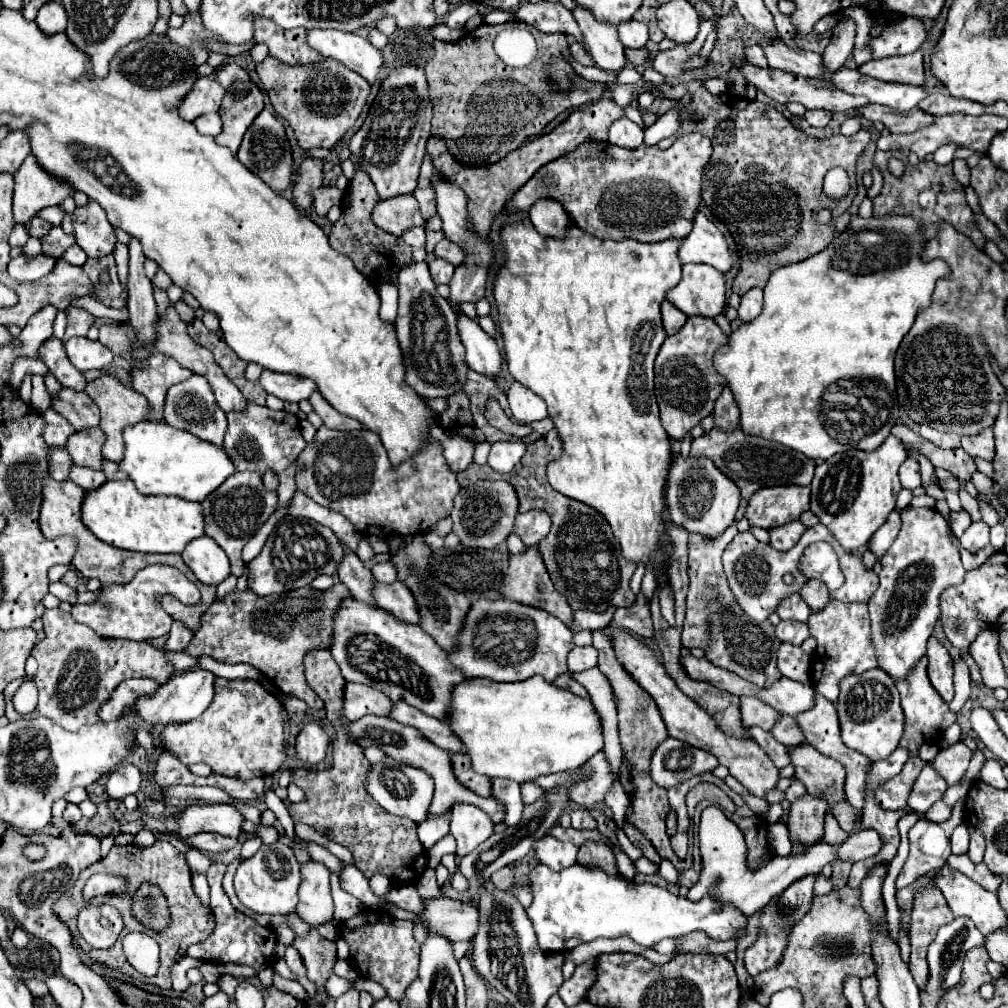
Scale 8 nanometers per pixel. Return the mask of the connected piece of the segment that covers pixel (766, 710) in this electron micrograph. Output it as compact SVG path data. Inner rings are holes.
M742 697L742 719L744 719L744 727L752 727L752 725L758 725L762 727L764 731L770 731L778 719L780 719L780 711L772 709L770 705L762 703L760 699L756 697Z

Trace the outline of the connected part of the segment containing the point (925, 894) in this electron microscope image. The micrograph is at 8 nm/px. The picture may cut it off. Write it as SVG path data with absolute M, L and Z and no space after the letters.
M938 889L922 891L922 895L916 897L910 927L910 945L912 945L910 971L918 987L924 987L924 983L928 981L928 963L926 963L928 943L932 943L938 927L950 921L952 913L948 911L948 905L944 903L944 897L940 895Z

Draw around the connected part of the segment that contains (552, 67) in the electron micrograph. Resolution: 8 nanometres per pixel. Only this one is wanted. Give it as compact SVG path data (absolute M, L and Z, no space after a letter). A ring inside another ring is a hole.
M522 23L522 29L526 29L526 31L530 31L534 37L536 37L536 43L538 43L538 55L536 55L536 59L534 59L534 63L530 63L528 67L524 67L524 69L516 69L516 67L508 67L506 63L502 63L500 61L500 57L494 53L494 49L492 49L492 41L494 41L494 37L502 31L502 29L506 29L508 25L480 25L480 27L476 27L476 29L472 29L472 31L468 31L458 43L444 43L444 41L434 41L434 57L426 63L426 77L428 77L428 85L430 85L430 99L432 99L432 105L434 105L434 117L432 117L432 135L436 135L436 137L442 137L444 139L444 143L446 143L446 147L448 147L448 153L458 161L458 163L462 163L462 165L466 165L466 167L470 167L470 159L472 157L478 157L480 159L480 165L486 165L486 161L490 161L490 163L498 163L500 159L504 159L508 153L512 153L512 151L516 151L522 143L526 143L526 141L530 141L530 139L536 139L540 133L542 133L542 129L556 117L556 115L560 115L560 113L564 113L566 109L572 109L572 107L580 107L580 105L586 105L586 103L592 103L592 101L598 101L600 97L602 97L602 93L604 93L604 89L602 89L602 85L600 83L594 83L594 87L592 89L580 89L580 87L576 87L576 83L568 77L568 73L572 71L572 67L568 65L568 61L564 61L564 57L562 57L562 49L568 49L568 41L566 41L566 35L564 33L552 33L552 35L546 35L546 33L542 33L542 31L536 31L534 27L528 27L528 25L524 25Z

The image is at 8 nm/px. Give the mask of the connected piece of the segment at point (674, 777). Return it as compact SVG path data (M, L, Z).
M668 737L652 755L650 777L656 785L668 789L694 775L712 771L716 765L716 759L706 751L696 751L696 747Z

